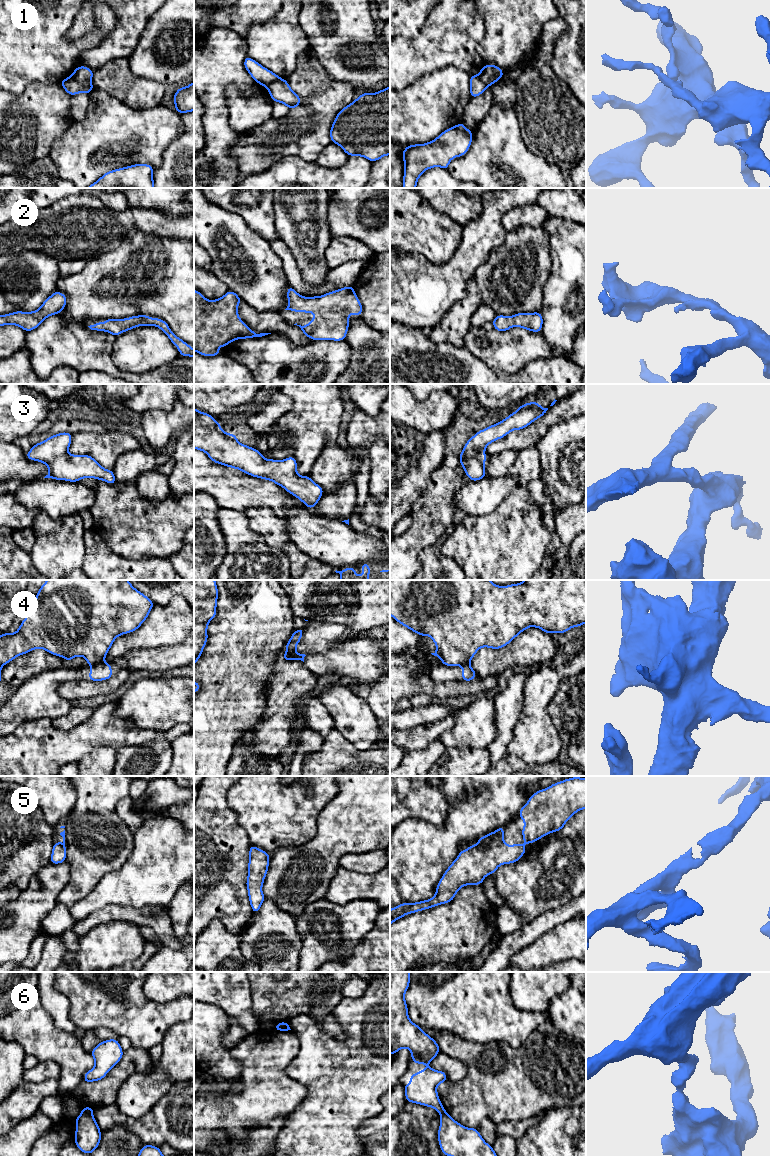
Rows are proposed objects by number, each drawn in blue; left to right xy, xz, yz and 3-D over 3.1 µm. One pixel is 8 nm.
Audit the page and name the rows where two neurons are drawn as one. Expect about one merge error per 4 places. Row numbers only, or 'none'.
1, 4, 6

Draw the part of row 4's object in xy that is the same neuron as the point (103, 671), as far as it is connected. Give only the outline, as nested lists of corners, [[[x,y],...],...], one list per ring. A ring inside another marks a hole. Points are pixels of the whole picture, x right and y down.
[[[103,662],[91,665],[91,668],[88,681],[103,681],[108,680],[113,676],[110,663]]]

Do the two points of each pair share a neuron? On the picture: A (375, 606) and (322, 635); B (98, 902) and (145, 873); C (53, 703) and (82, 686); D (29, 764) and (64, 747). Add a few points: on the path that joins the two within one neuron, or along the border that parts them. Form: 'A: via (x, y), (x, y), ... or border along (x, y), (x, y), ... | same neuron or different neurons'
A: border along (319, 620), (344, 624), (348, 635), (357, 635) | different neurons
B: via (110, 890), (116, 887), (133, 885) | same neuron
C: border along (79, 681), (64, 681), (58, 687), (57, 692) | different neurons
D: via (38, 755), (44, 750), (55, 748) | same neuron

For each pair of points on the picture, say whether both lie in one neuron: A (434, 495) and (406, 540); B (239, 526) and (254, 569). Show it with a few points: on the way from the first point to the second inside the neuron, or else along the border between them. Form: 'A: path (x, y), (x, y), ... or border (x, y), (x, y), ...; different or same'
A: path (434, 506), (427, 513), (427, 519), (417, 529); same
B: path (239, 537), (249, 558); same

